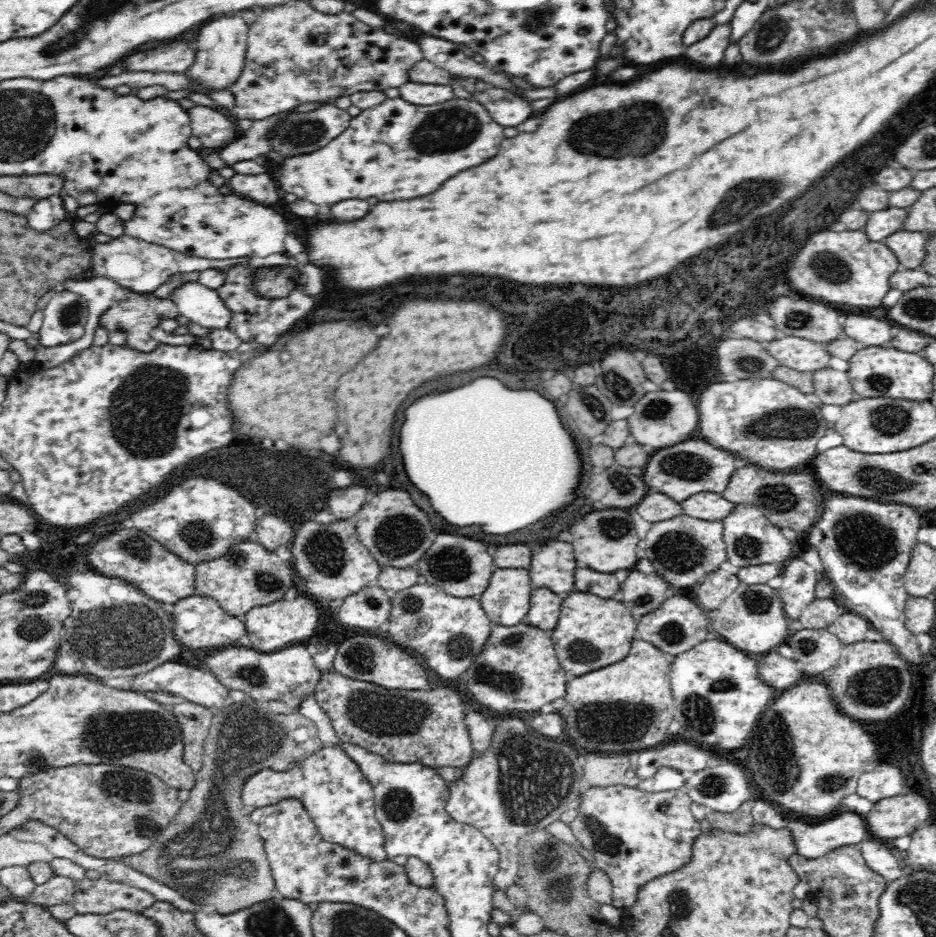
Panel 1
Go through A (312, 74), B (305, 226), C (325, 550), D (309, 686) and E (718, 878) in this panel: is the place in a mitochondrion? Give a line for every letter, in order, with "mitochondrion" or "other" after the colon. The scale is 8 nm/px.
A: other
B: other
C: mitochondrion
D: other
E: other

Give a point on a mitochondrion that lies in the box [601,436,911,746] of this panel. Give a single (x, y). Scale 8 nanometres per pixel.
(872, 546)

